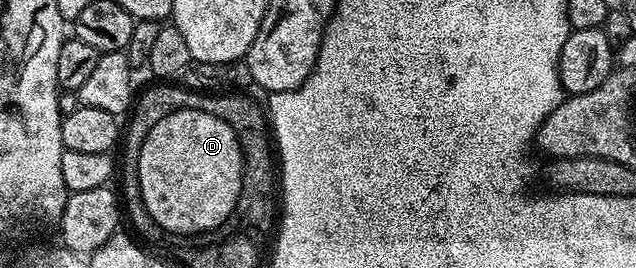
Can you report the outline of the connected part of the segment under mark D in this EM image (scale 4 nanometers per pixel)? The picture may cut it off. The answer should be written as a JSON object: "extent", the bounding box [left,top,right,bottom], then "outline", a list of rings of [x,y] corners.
{"extent":[135,109,243,234],"outline":[[[184,109],[183,111],[175,111],[171,115],[167,115],[167,119],[159,119],[159,123],[155,123],[155,127],[151,127],[151,131],[147,135],[147,139],[140,142],[139,149],[141,154],[137,157],[137,169],[135,175],[139,179],[139,187],[143,195],[143,203],[147,207],[147,211],[155,223],[159,227],[163,227],[166,234],[198,234],[210,232],[224,223],[231,215],[236,207],[236,201],[241,197],[241,171],[243,168],[243,158],[241,156],[241,144],[237,141],[237,132],[231,126],[217,116],[216,112],[204,113],[198,109]]]}

